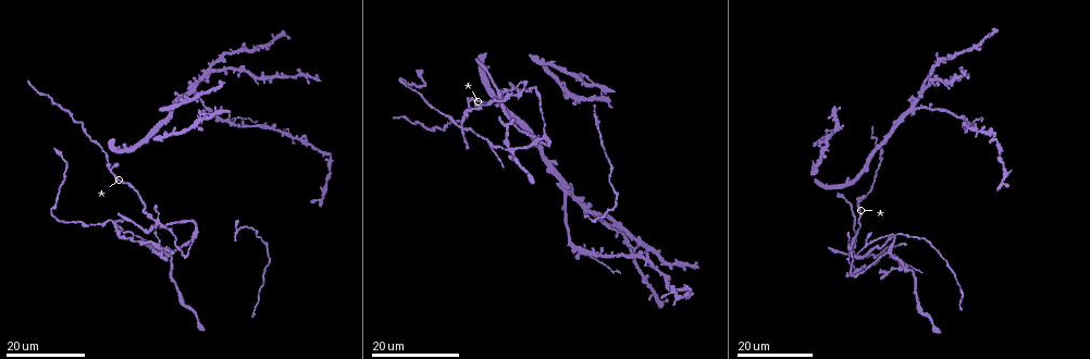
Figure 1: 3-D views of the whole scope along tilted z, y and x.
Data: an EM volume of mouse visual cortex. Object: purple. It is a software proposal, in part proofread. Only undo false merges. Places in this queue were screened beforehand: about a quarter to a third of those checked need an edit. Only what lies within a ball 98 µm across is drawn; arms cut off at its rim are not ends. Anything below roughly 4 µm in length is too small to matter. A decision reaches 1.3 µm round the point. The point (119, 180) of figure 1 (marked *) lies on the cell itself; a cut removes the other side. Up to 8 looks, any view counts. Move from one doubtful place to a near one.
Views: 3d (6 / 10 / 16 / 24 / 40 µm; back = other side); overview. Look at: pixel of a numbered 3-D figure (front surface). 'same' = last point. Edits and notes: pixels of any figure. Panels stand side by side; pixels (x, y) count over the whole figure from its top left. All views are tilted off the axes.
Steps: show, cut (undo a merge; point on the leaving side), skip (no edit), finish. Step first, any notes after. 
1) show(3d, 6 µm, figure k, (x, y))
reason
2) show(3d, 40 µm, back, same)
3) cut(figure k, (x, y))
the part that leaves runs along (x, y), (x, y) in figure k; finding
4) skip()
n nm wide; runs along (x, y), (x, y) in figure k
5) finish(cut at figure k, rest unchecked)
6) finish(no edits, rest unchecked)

show(3d, 24 µm, figure 1, (857, 202))
three-way junction

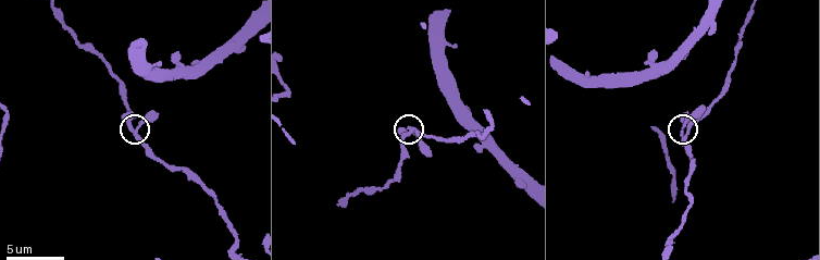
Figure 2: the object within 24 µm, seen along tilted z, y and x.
show(3d, 6 µm, figure 2, (688, 133))
closer look

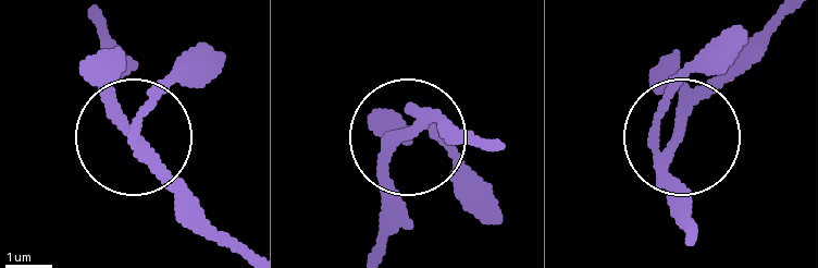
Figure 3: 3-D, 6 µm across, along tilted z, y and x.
skip()
3 arms; runs along (482, 148), (426, 128), (405, 133), (389, 156), (382, 214) in figure 3; all the same cell

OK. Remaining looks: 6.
show(3d, 24 µm, figure 1, (461, 128))
four-way junction

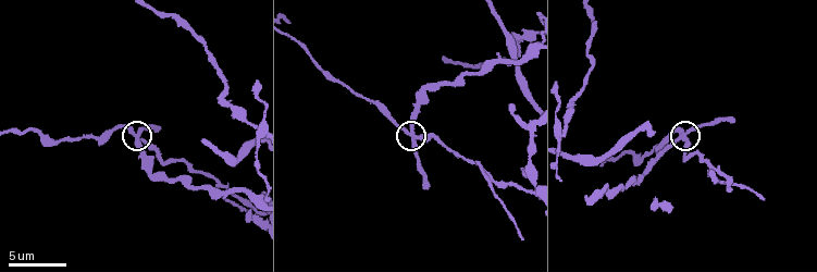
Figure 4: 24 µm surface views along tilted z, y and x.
show(3d, 6 µm, figure 4, (135, 132))
zoom in

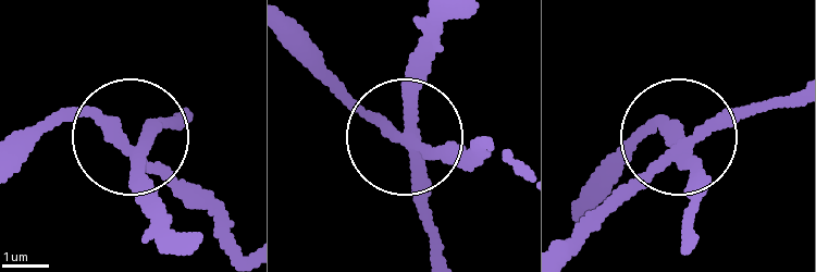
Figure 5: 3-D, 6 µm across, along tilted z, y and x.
cut(figure 5, (140, 192))
270 nm wide; the part that leaves runs along (144, 159), (137, 195), (160, 245) in figure 5; two cells meet here

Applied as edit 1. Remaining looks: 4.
show(overview)

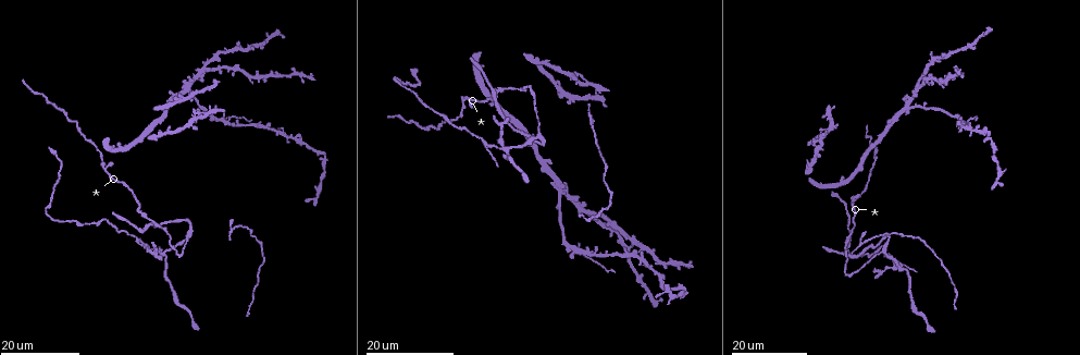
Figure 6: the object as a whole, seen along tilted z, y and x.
show(3d, 24 µm, figure 6, (539, 135))

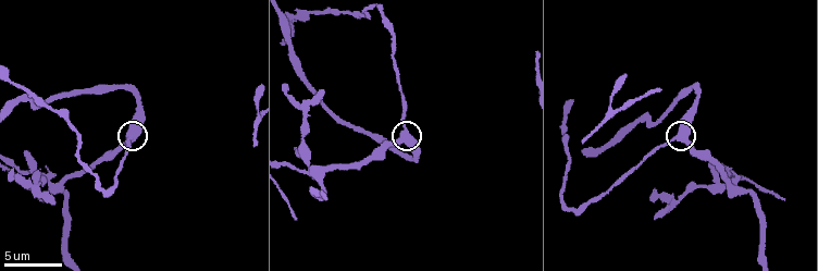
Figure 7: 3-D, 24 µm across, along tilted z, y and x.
show(3d, 6 µm, figure 7, (399, 139))

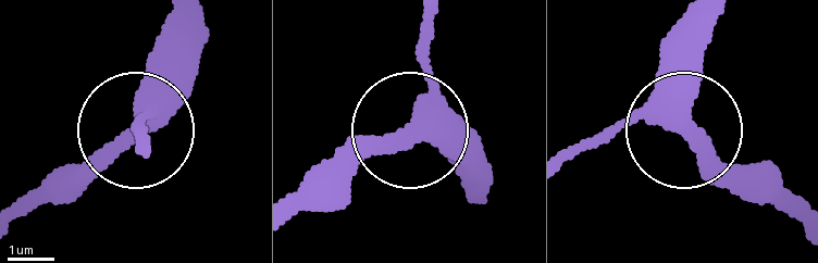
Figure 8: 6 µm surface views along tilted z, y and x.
skip()
runs along (424, 19), (418, 124), (463, 134), (487, 157) in figure 8; all the same cell

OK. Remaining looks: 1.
finish(cut at figure 5, rest unchecked)

